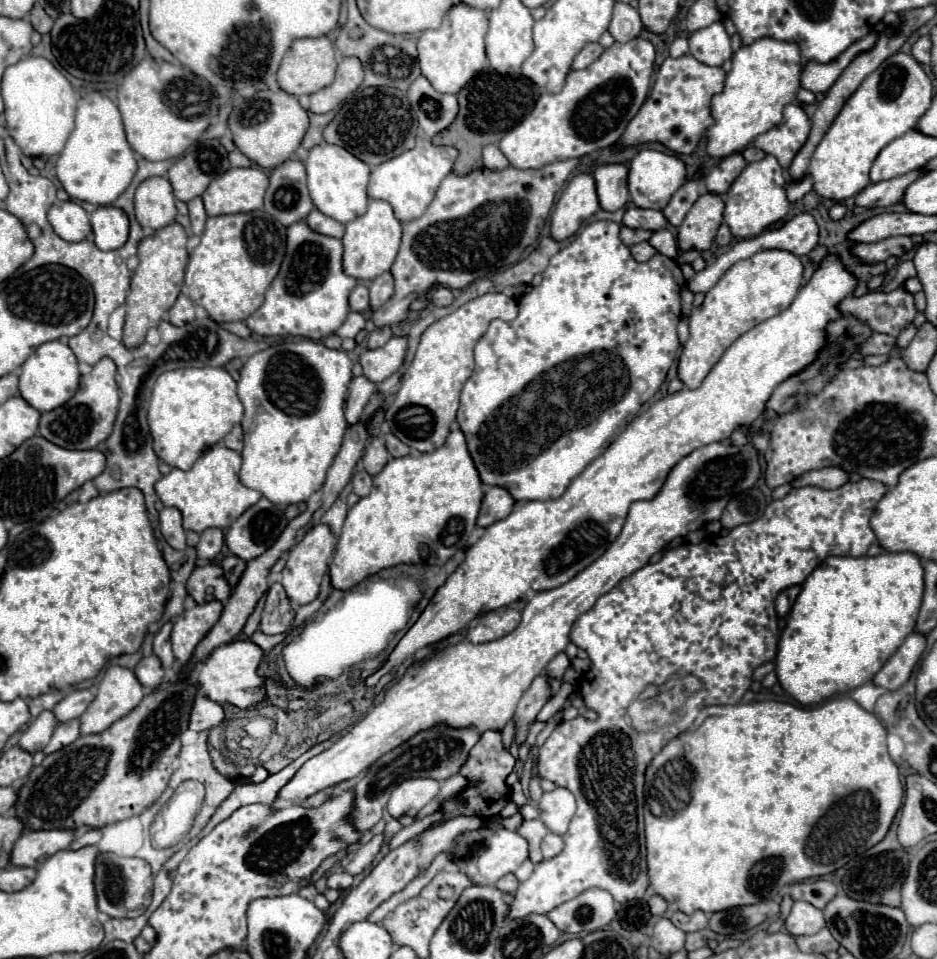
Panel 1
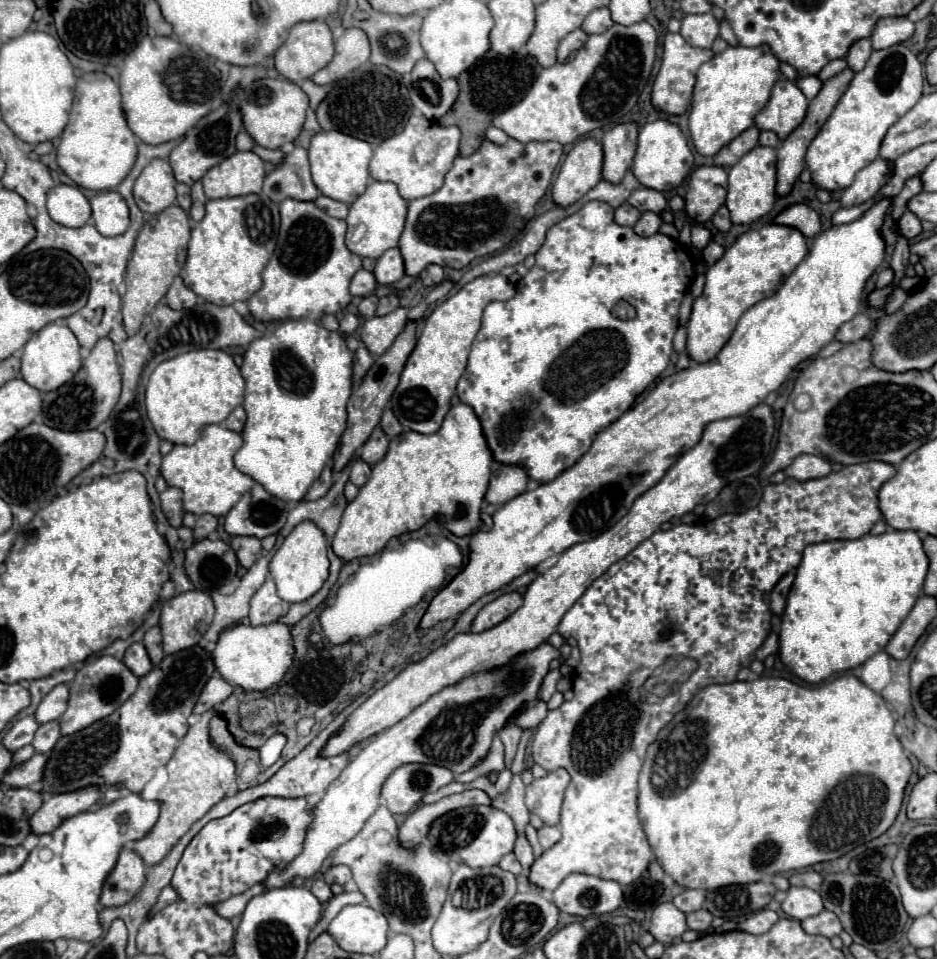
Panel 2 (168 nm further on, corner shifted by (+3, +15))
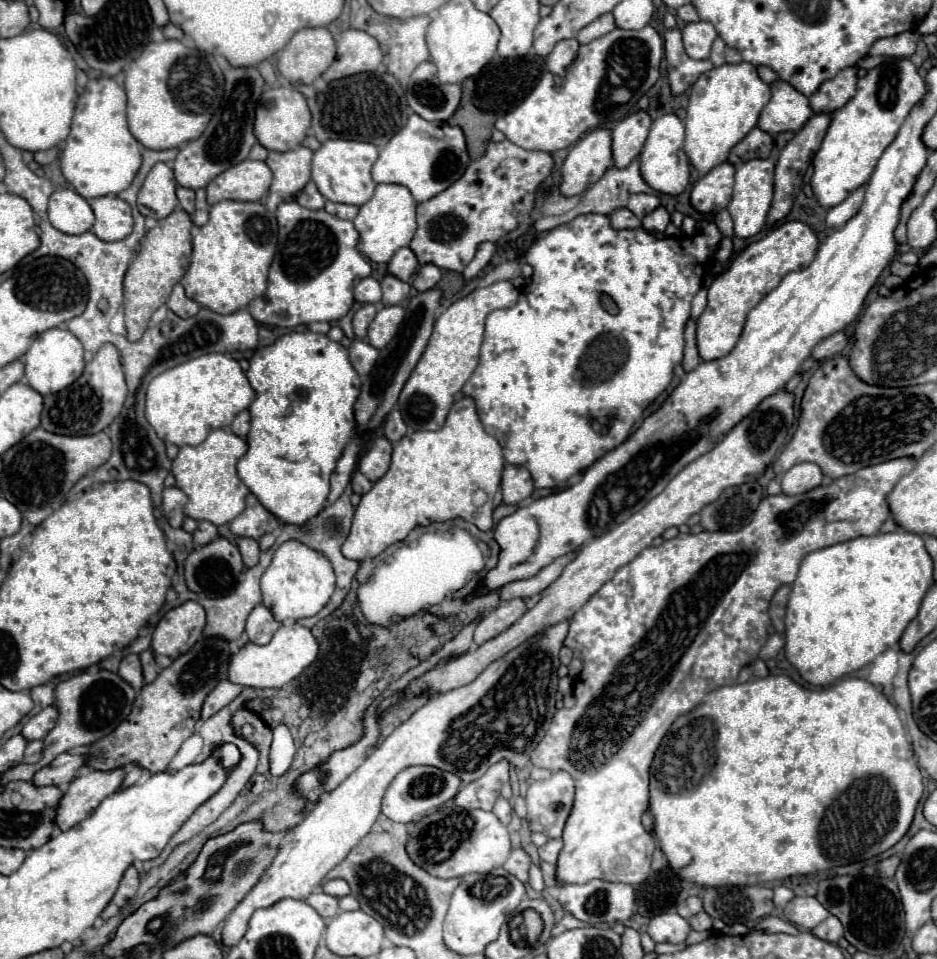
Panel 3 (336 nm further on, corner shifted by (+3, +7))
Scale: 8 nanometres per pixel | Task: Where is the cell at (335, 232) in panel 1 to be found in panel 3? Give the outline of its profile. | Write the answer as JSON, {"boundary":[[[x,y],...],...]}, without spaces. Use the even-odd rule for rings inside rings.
{"boundary":[[[327,201],[325,203],[325,211],[339,217],[339,219],[355,219],[359,207],[357,205],[345,205],[345,203],[333,203],[333,201]]]}

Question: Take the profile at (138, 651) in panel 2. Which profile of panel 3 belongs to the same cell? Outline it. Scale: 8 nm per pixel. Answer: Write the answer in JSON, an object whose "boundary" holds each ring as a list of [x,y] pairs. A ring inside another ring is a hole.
{"boundary":[[[127,655],[127,657],[123,657],[123,661],[119,665],[119,677],[123,677],[135,691],[139,691],[145,685],[143,683],[143,675],[141,675],[139,655]]]}

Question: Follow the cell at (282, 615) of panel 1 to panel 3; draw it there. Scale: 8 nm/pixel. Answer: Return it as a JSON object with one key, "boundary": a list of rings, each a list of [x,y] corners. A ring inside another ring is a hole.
{"boundary":[[[257,605],[251,613],[251,617],[247,619],[245,633],[251,643],[267,645],[279,627],[281,627],[281,623],[275,621],[271,611],[265,605]]]}

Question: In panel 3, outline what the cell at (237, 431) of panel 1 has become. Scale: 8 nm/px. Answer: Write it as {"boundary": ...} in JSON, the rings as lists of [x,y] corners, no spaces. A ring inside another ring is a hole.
{"boundary":[[[241,411],[241,413],[235,417],[235,421],[231,423],[231,431],[233,431],[235,435],[239,435],[239,437],[245,437],[245,435],[249,433],[249,421],[251,421],[249,411]]]}

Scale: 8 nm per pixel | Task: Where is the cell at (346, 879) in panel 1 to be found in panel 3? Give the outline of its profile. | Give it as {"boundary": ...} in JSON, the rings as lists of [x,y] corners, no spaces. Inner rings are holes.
{"boundary":[[[331,879],[327,881],[323,887],[321,887],[327,895],[333,895],[333,897],[345,897],[351,893],[349,885],[343,881],[343,879]]]}

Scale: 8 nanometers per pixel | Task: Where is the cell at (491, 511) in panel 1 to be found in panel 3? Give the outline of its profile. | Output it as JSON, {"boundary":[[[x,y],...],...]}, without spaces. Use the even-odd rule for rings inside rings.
{"boundary":[[[505,465],[503,471],[503,481],[501,481],[501,491],[503,491],[503,503],[513,505],[521,503],[533,493],[533,479],[531,473],[525,467],[519,465]]]}

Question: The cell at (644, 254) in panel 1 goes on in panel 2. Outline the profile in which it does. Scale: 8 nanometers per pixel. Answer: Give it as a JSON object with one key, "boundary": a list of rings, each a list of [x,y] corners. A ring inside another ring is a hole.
{"boundary":[[[643,213],[643,217],[635,223],[633,231],[637,235],[641,235],[641,237],[651,237],[651,235],[657,233],[657,229],[659,229],[661,223],[663,221],[661,221],[661,217],[657,213]]]}

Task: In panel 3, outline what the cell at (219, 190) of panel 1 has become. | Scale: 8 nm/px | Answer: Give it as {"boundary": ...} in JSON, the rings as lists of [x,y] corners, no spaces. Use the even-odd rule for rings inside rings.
{"boundary":[[[245,159],[207,185],[207,203],[215,205],[225,199],[259,201],[267,193],[271,177],[273,173],[265,161]]]}

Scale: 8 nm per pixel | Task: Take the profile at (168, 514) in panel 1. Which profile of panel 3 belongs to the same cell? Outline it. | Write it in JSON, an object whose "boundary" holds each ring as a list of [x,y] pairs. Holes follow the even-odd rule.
{"boundary":[[[167,487],[163,491],[163,511],[165,511],[165,517],[171,527],[183,525],[185,503],[187,503],[187,495],[179,487]]]}

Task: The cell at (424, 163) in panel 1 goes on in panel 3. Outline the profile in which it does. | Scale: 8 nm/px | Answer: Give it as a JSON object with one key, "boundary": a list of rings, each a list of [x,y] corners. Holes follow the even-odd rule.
{"boundary":[[[417,113],[407,119],[407,125],[395,133],[389,143],[381,149],[377,163],[373,165],[375,183],[397,183],[405,185],[413,197],[421,203],[453,185],[469,165],[465,135],[461,127],[453,127],[441,121],[425,121]]]}

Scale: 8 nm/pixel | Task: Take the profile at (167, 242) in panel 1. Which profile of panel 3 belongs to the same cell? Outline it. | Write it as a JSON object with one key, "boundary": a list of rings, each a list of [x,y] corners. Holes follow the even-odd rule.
{"boundary":[[[175,209],[169,217],[161,219],[141,241],[139,255],[131,261],[125,281],[123,281],[123,311],[125,311],[125,323],[127,323],[127,339],[137,341],[145,333],[149,319],[155,309],[161,307],[161,303],[167,301],[171,295],[171,289],[187,271],[187,259],[191,257],[191,227],[193,221],[183,209]]]}

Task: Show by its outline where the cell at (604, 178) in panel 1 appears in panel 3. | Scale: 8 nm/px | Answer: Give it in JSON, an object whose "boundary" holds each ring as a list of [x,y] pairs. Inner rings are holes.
{"boundary":[[[637,111],[621,119],[613,127],[613,163],[629,165],[639,153],[647,139],[651,127],[651,117],[647,111]]]}

